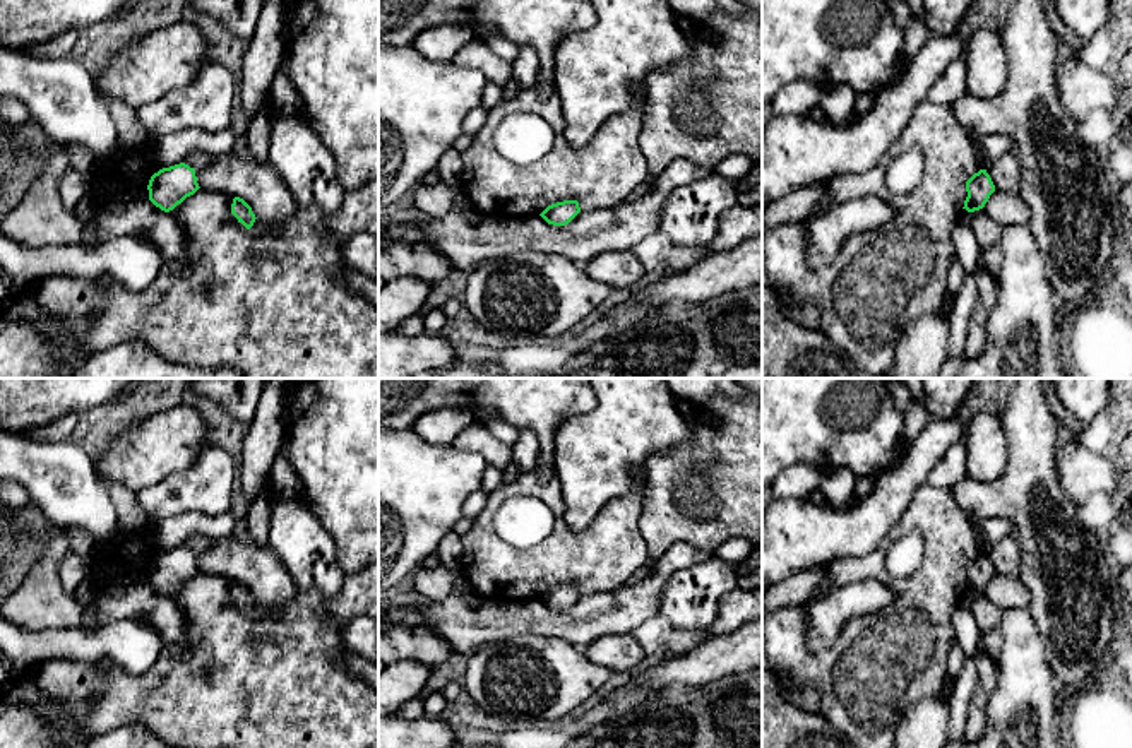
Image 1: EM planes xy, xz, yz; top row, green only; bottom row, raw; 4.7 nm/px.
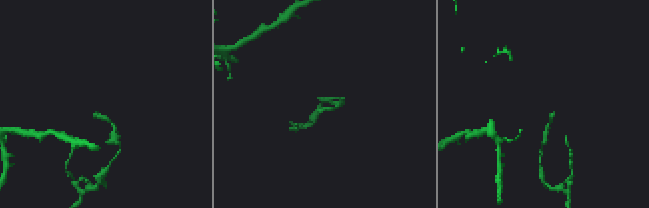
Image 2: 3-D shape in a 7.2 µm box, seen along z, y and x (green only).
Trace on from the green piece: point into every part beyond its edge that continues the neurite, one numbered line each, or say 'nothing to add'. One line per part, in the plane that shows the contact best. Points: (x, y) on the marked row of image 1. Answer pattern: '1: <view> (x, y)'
nothing to add

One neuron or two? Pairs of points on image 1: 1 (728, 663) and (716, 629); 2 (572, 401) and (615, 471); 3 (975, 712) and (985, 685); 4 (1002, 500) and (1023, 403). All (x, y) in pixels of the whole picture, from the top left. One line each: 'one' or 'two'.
1: two
2: two
3: one
4: one

